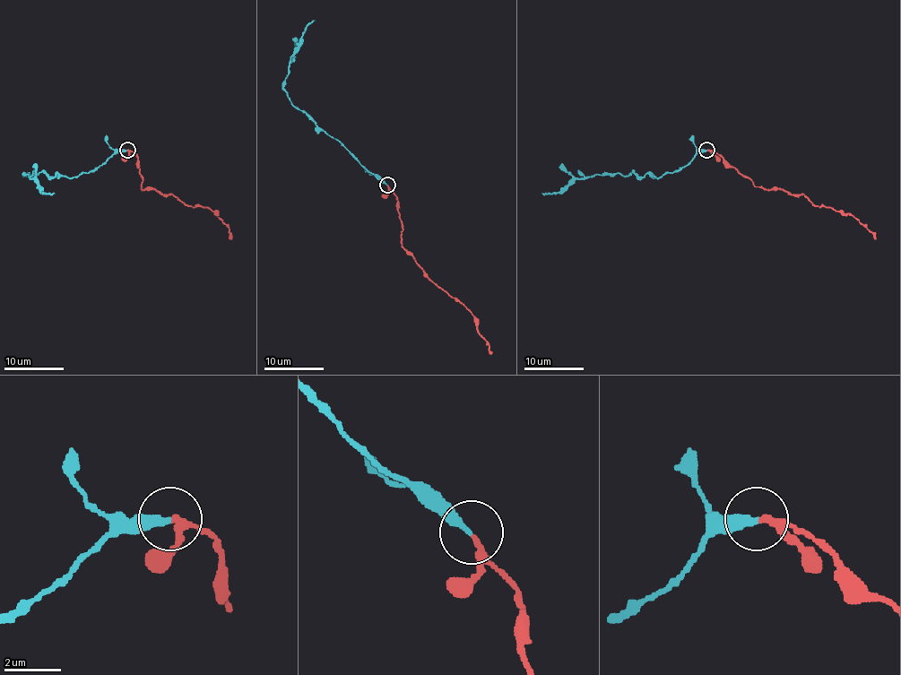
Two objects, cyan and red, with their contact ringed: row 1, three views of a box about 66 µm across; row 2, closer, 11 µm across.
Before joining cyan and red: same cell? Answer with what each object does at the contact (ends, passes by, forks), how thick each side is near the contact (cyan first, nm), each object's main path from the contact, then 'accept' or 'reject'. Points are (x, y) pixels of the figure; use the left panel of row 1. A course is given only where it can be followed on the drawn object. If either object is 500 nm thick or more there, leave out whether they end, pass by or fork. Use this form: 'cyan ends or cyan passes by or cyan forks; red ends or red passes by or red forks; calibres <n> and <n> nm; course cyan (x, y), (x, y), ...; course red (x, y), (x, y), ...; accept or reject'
cyan ends; red passes by; calibres 280 and 170 nm; course cyan (126, 150), (71, 177), (24, 173), (41, 192), (55, 193); course red (126, 150), (137, 157), (142, 190), (155, 188), (186, 205), (212, 210), (231, 239); accept

